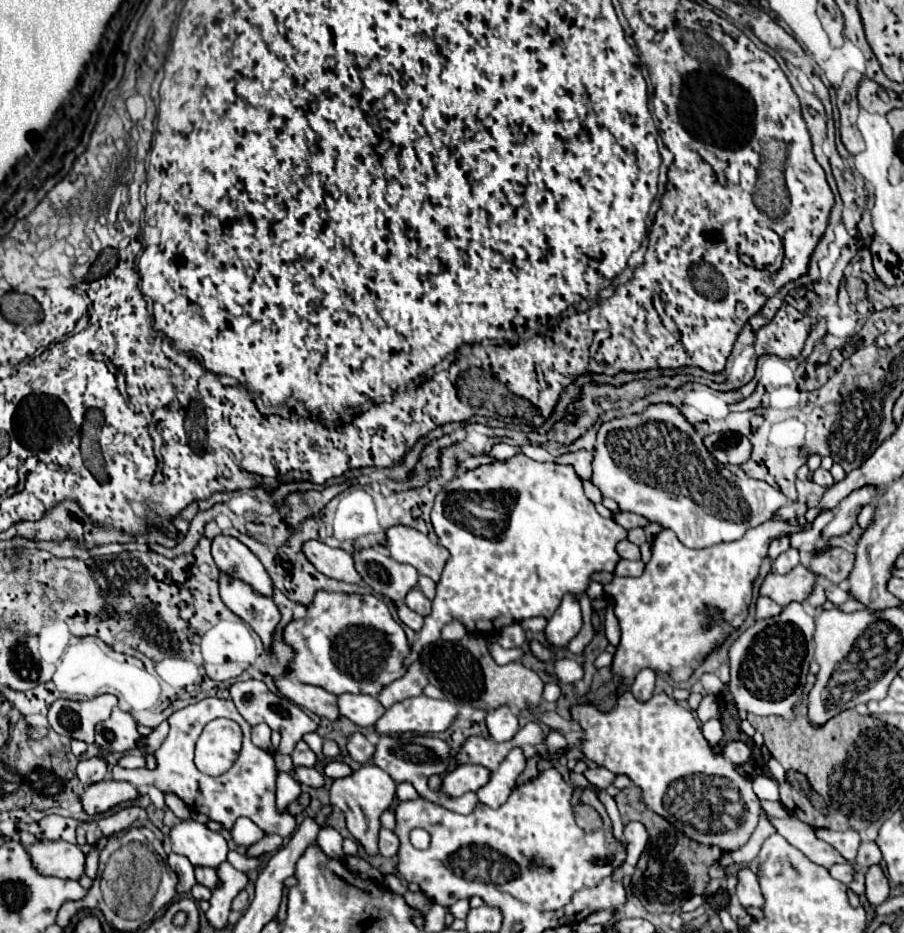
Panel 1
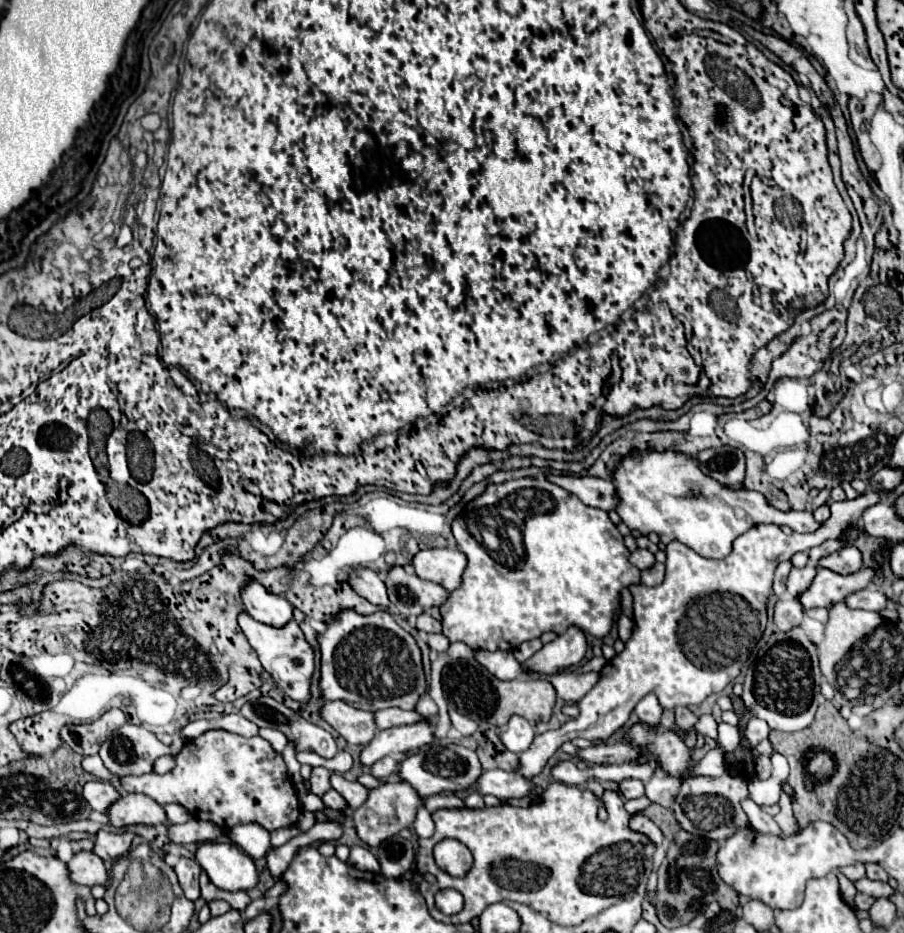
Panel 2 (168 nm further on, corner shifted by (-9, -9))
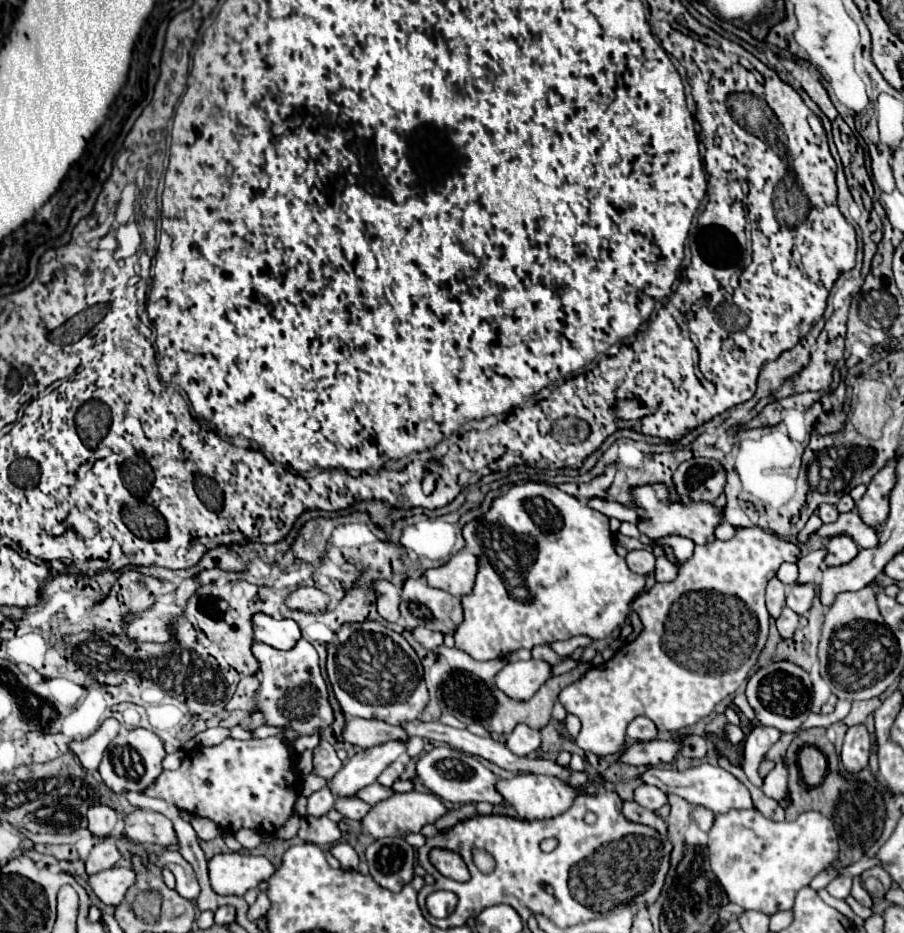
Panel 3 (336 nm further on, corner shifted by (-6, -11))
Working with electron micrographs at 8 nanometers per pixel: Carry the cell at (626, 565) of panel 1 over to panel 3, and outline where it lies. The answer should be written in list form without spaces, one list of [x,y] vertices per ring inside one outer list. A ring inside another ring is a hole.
[[[658,558],[656,560],[656,570],[654,570],[654,576],[656,576],[656,582],[670,582],[676,578],[676,566],[668,560],[668,558]]]

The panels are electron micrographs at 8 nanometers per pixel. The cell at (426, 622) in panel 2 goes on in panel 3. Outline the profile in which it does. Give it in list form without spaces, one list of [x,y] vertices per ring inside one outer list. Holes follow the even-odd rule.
[[[416,628],[412,634],[426,650],[436,650],[442,644],[440,632],[434,632],[434,630],[428,630],[428,628]]]

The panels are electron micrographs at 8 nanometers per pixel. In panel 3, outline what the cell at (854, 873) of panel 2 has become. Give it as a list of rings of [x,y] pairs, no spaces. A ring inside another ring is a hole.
[[[842,874],[842,876],[836,876],[828,886],[826,890],[834,896],[834,898],[846,898],[850,894],[850,888],[852,888],[852,878],[848,874]]]

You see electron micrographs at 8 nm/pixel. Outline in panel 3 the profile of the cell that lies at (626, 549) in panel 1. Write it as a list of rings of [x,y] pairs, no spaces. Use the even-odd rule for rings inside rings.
[[[632,550],[626,556],[628,568],[632,572],[636,572],[636,574],[642,574],[642,576],[646,576],[646,574],[650,574],[654,570],[654,562],[656,562],[656,558],[648,550]]]

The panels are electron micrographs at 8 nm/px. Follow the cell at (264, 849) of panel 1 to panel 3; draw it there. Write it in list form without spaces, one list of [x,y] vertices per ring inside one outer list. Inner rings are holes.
[[[338,842],[338,844],[334,844],[330,848],[330,854],[340,862],[340,866],[344,870],[356,870],[358,868],[358,854],[356,854],[356,850],[350,844]]]

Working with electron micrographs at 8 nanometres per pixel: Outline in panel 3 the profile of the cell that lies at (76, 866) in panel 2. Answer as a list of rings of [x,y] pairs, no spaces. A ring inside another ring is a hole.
[[[108,868],[94,876],[86,876],[86,882],[92,886],[94,894],[110,906],[118,906],[128,890],[136,880],[132,868]]]

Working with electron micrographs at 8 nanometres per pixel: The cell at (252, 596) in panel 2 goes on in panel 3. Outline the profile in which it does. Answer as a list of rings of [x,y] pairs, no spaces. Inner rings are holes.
[[[264,612],[252,616],[252,626],[258,642],[266,642],[278,650],[290,650],[300,638],[300,628],[294,620],[276,620]]]

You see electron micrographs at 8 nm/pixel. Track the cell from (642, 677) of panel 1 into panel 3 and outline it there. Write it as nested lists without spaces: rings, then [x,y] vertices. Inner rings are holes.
[[[636,716],[630,724],[628,724],[628,736],[640,742],[648,742],[654,740],[658,734],[658,730],[654,728],[654,722],[646,716]]]

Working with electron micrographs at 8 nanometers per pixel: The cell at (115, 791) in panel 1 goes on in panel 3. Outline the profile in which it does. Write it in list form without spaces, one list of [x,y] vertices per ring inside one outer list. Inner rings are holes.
[[[136,808],[134,812],[124,816],[124,834],[130,840],[138,840],[138,842],[158,842],[158,844],[176,844],[176,834],[172,828],[172,822],[158,814],[158,812],[150,812],[150,810],[142,810]]]

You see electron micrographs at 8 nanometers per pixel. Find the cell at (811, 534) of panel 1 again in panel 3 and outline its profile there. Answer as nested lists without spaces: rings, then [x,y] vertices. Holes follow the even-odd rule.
[[[786,562],[786,564],[782,564],[782,566],[778,568],[778,574],[776,574],[776,576],[778,576],[784,584],[794,584],[794,582],[798,580],[798,566]]]

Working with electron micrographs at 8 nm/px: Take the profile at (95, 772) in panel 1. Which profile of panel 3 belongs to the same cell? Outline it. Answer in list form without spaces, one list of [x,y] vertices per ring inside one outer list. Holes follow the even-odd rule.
[[[94,804],[88,808],[88,828],[92,834],[96,834],[98,838],[106,838],[110,836],[110,832],[116,826],[118,814],[114,812],[114,808],[106,806],[106,804]]]

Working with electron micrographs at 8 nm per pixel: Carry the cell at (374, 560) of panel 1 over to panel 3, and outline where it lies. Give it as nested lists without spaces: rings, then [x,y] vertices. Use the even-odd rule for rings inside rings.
[[[408,578],[400,592],[400,614],[406,630],[428,626],[430,630],[452,634],[462,622],[462,606],[456,596],[430,588],[426,580]]]

